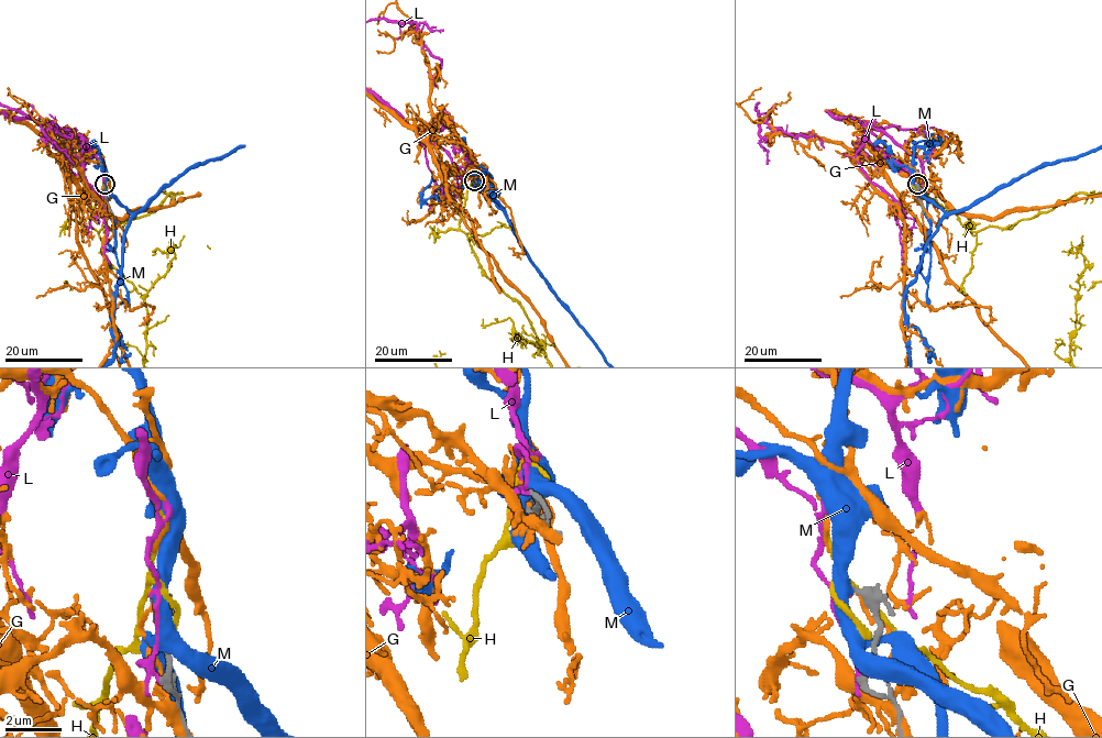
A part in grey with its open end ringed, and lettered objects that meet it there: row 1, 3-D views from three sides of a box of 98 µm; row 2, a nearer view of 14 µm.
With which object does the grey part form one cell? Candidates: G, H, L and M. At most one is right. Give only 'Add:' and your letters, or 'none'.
Add: none

